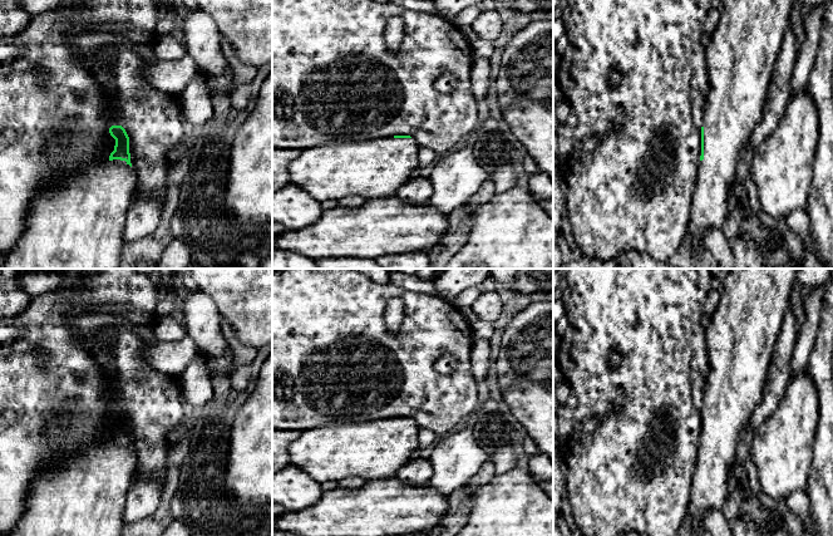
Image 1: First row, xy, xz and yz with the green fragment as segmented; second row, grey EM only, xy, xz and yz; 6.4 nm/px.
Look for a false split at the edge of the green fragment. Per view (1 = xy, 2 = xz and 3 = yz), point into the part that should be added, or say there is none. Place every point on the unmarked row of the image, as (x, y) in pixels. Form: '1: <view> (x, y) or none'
1: xy (87, 495)
2: xz (376, 450)
3: yz (743, 333)

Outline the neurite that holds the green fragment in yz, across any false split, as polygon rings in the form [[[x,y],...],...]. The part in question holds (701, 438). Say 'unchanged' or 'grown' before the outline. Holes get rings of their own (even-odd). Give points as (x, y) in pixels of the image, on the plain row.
grown | [[[730,269],[723,282],[719,305],[705,328],[708,344],[708,382],[701,408],[701,437],[698,449],[698,466],[692,477],[692,493],[686,518],[691,525],[692,536],[705,528],[704,516],[711,510],[723,510],[729,492],[734,486],[731,474],[741,433],[749,428],[755,407],[764,398],[764,387],[773,360],[774,348],[788,311],[793,286],[799,269]]]

